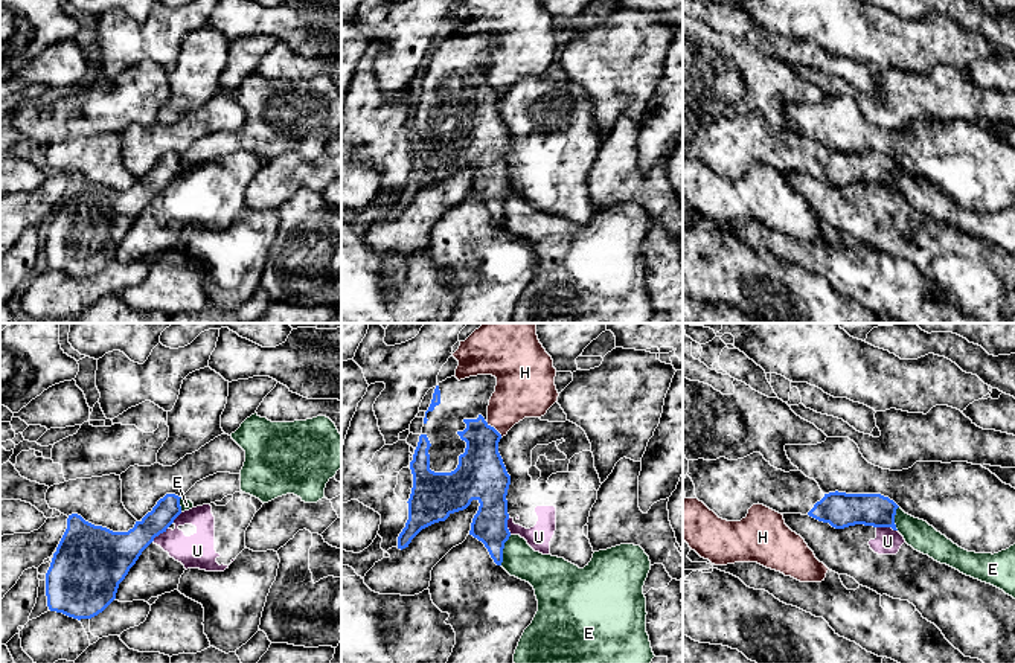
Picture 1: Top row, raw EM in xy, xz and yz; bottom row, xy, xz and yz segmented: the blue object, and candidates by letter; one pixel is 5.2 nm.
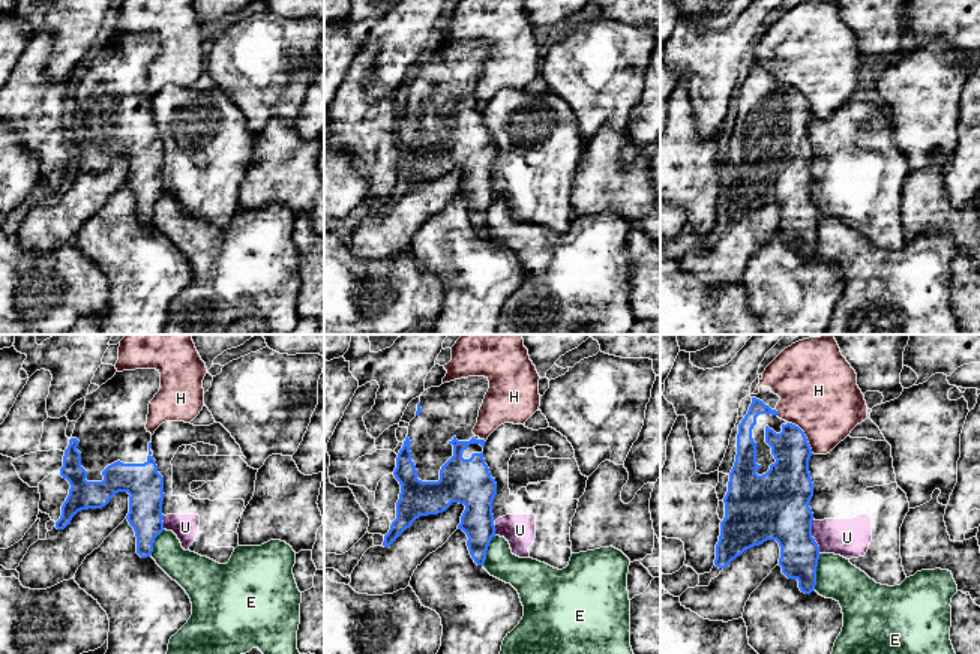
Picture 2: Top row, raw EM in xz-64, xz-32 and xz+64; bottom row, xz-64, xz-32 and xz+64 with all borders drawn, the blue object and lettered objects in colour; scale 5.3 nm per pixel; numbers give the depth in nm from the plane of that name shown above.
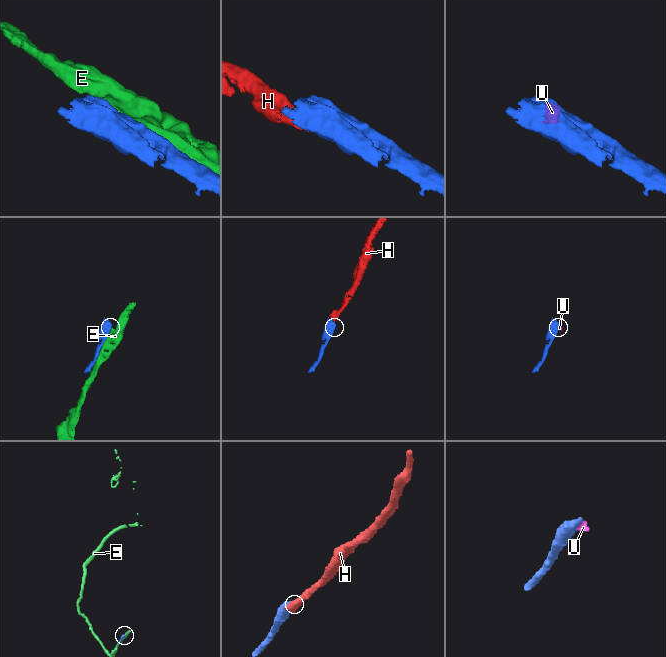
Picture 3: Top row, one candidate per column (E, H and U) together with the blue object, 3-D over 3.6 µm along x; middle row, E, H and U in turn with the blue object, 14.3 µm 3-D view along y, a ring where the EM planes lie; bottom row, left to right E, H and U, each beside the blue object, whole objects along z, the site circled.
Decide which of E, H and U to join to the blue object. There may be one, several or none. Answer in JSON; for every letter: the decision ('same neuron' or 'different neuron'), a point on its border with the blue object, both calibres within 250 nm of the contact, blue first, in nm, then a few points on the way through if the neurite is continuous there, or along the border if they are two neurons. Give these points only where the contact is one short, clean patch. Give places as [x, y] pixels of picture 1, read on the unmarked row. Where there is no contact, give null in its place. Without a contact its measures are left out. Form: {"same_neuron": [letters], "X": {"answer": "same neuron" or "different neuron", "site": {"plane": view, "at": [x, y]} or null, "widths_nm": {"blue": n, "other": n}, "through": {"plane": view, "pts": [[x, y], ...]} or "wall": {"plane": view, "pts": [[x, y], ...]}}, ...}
{"same_neuron": [], "E": {"answer": "different neuron", "site": {"plane": "xz", "at": [502, 209]}, "widths_nm": {"blue": 190, "other": 190}}, "H": {"answer": "different neuron", "site": {"plane": "xz", "at": [494, 87]}, "widths_nm": {"blue": 260, "other": 280}}, "U": {"answer": "different neuron", "site": {"plane": "yz", "at": [887, 185]}, "widths_nm": {"blue": 180, "other": 140}, "wall": {"plane": "yz", "pts": [[877, 185], [890, 185], [896, 189]]}}}

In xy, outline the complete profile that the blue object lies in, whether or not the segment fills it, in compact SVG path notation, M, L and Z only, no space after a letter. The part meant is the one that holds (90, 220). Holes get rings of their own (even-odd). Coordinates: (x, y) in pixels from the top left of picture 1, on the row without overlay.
M166 152L128 191L113 191L78 172L69 174L46 232L49 268L78 279L102 271L142 210L181 172L180 157Z

